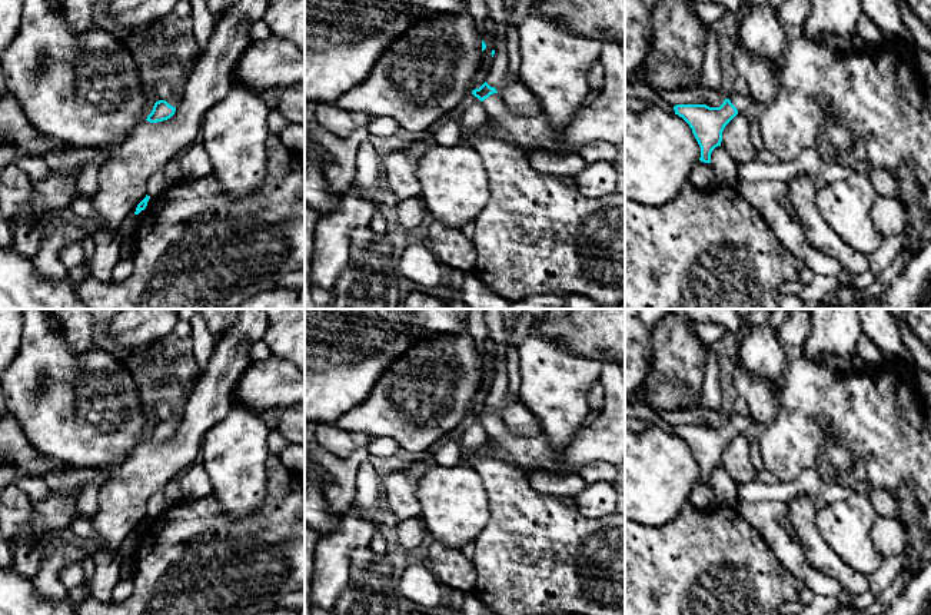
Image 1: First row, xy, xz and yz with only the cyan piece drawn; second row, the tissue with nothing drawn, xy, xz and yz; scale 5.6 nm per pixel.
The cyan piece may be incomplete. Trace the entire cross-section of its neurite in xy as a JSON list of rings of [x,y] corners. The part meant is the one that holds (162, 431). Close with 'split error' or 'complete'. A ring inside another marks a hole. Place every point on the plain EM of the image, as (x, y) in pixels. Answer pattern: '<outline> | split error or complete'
[[[172,415],[167,420],[156,422],[146,441],[150,443],[157,443],[170,439],[180,422],[182,418],[177,418],[176,415]]] | split error

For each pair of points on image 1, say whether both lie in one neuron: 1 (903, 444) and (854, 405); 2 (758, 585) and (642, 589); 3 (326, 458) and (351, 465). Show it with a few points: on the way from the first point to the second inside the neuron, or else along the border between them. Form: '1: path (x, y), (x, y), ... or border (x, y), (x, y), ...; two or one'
1: path (891, 432), (865, 408); one
2: path (740, 561), (724, 557), (684, 585), (674, 585); one
3: path (332, 464), (345, 465); one

